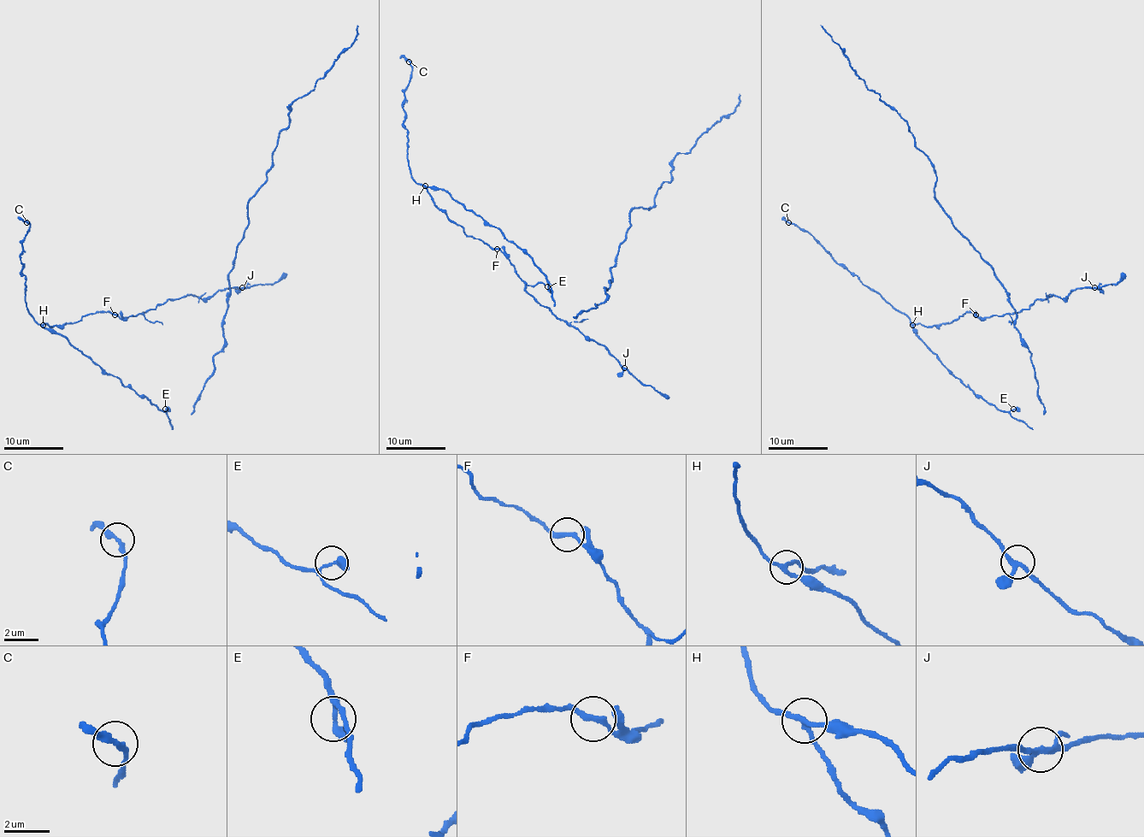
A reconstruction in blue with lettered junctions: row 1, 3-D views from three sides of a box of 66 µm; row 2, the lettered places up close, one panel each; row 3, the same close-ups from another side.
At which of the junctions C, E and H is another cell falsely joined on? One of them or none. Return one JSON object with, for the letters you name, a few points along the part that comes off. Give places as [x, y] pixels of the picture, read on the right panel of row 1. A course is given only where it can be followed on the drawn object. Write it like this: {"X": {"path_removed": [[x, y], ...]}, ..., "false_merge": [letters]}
{"H": {"path_removed": [[913, 325], [940, 327], [974, 311], [1018, 313], [1051, 295], [1115, 285], [1125, 274]]}, "false_merge": ["H"]}

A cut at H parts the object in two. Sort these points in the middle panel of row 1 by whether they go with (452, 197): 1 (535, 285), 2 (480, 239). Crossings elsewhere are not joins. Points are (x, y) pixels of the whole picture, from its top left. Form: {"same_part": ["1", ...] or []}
{"same_part": []}

